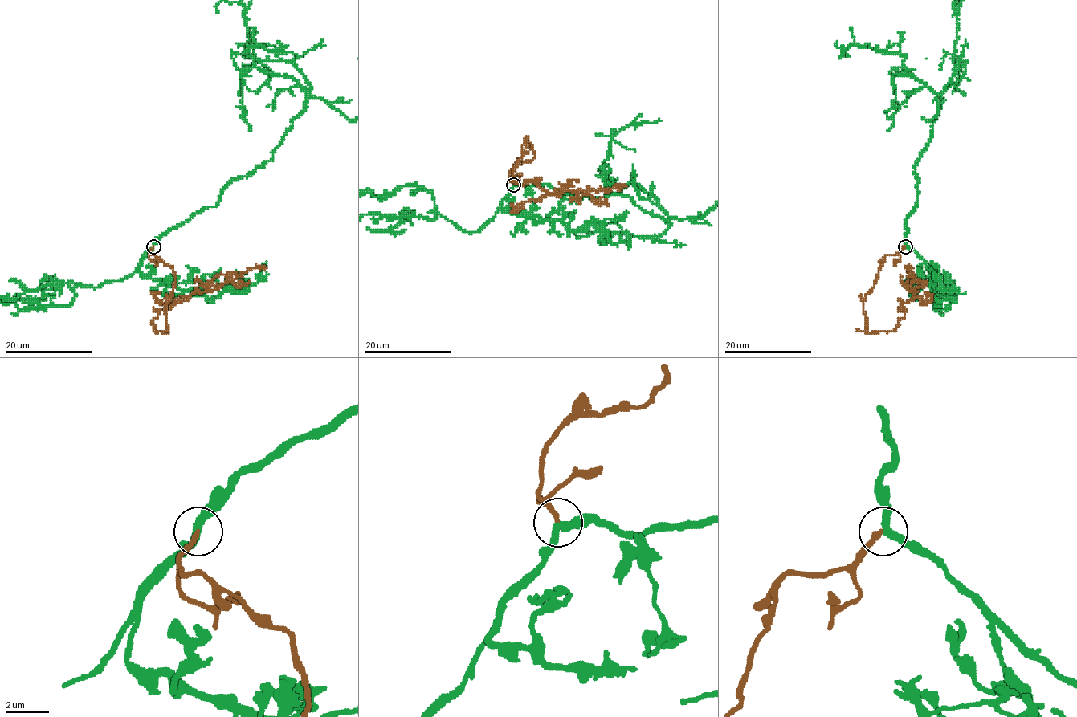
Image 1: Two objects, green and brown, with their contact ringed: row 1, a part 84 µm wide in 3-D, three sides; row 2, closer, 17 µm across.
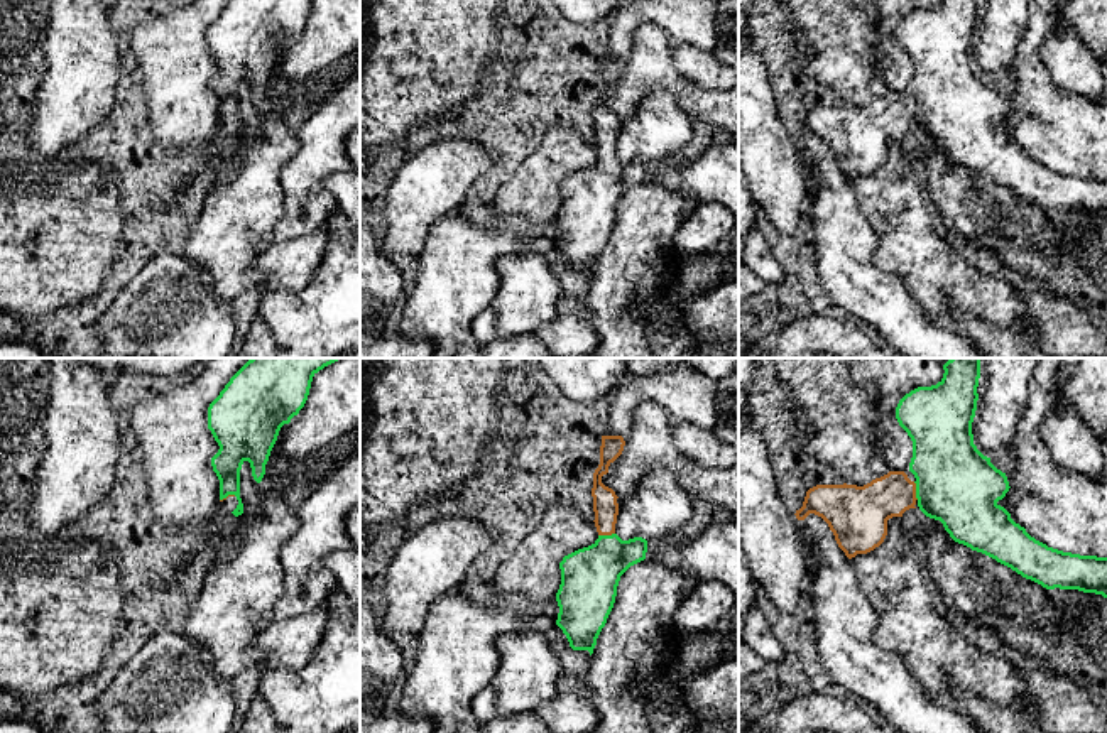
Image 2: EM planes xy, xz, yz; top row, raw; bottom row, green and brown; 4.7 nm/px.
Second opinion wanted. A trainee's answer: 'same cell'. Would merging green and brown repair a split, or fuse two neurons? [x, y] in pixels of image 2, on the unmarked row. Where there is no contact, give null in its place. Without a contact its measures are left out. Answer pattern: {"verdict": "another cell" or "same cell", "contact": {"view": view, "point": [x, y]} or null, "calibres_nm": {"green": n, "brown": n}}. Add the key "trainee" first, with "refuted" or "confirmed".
{"trainee": "confirmed", "verdict": "same cell", "contact": {"view": "yz", "point": [916, 112]}, "calibres_nm": {"green": 380, "brown": 220}}

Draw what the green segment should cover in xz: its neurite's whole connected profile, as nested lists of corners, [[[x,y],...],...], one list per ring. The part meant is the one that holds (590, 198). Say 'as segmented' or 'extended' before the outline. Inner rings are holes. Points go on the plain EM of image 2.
extended | [[[602,57],[600,86],[593,95],[592,110],[598,160],[592,167],[564,177],[559,184],[556,247],[573,272],[588,272],[590,277],[613,230],[620,198],[630,187],[644,182],[647,174],[646,160],[622,162],[615,155],[619,118],[602,105],[602,98],[622,76],[624,68],[622,57]]]

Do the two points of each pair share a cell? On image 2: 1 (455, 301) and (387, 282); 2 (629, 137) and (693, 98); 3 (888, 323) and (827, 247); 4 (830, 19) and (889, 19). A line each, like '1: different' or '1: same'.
1: different
2: different
3: same
4: different

